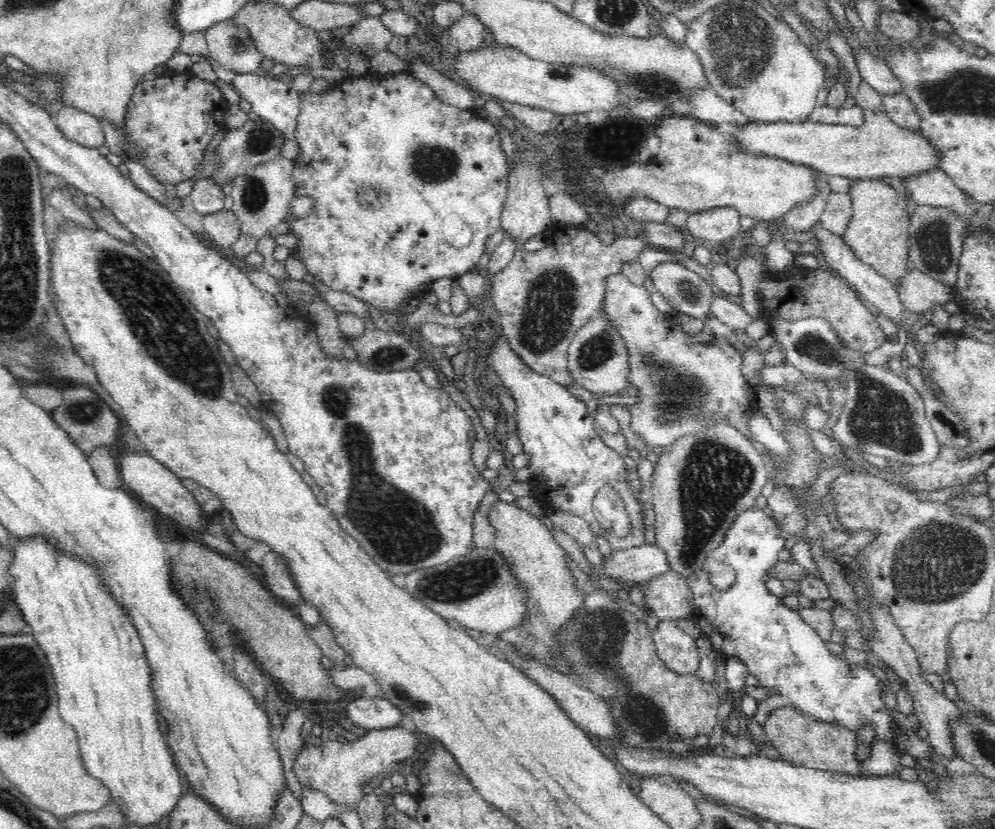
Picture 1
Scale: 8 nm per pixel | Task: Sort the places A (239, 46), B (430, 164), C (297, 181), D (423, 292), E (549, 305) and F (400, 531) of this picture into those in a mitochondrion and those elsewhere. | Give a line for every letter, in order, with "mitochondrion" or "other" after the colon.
A: mitochondrion
B: mitochondrion
C: other
D: other
E: mitochondrion
F: mitochondrion

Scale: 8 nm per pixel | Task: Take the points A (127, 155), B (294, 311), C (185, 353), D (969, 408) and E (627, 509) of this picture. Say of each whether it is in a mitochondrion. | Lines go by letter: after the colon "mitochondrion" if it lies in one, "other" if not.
A: other
B: other
C: mitochondrion
D: other
E: other

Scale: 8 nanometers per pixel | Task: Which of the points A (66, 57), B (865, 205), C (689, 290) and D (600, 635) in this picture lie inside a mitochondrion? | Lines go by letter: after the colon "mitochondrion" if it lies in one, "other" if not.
A: other
B: other
C: mitochondrion
D: mitochondrion

